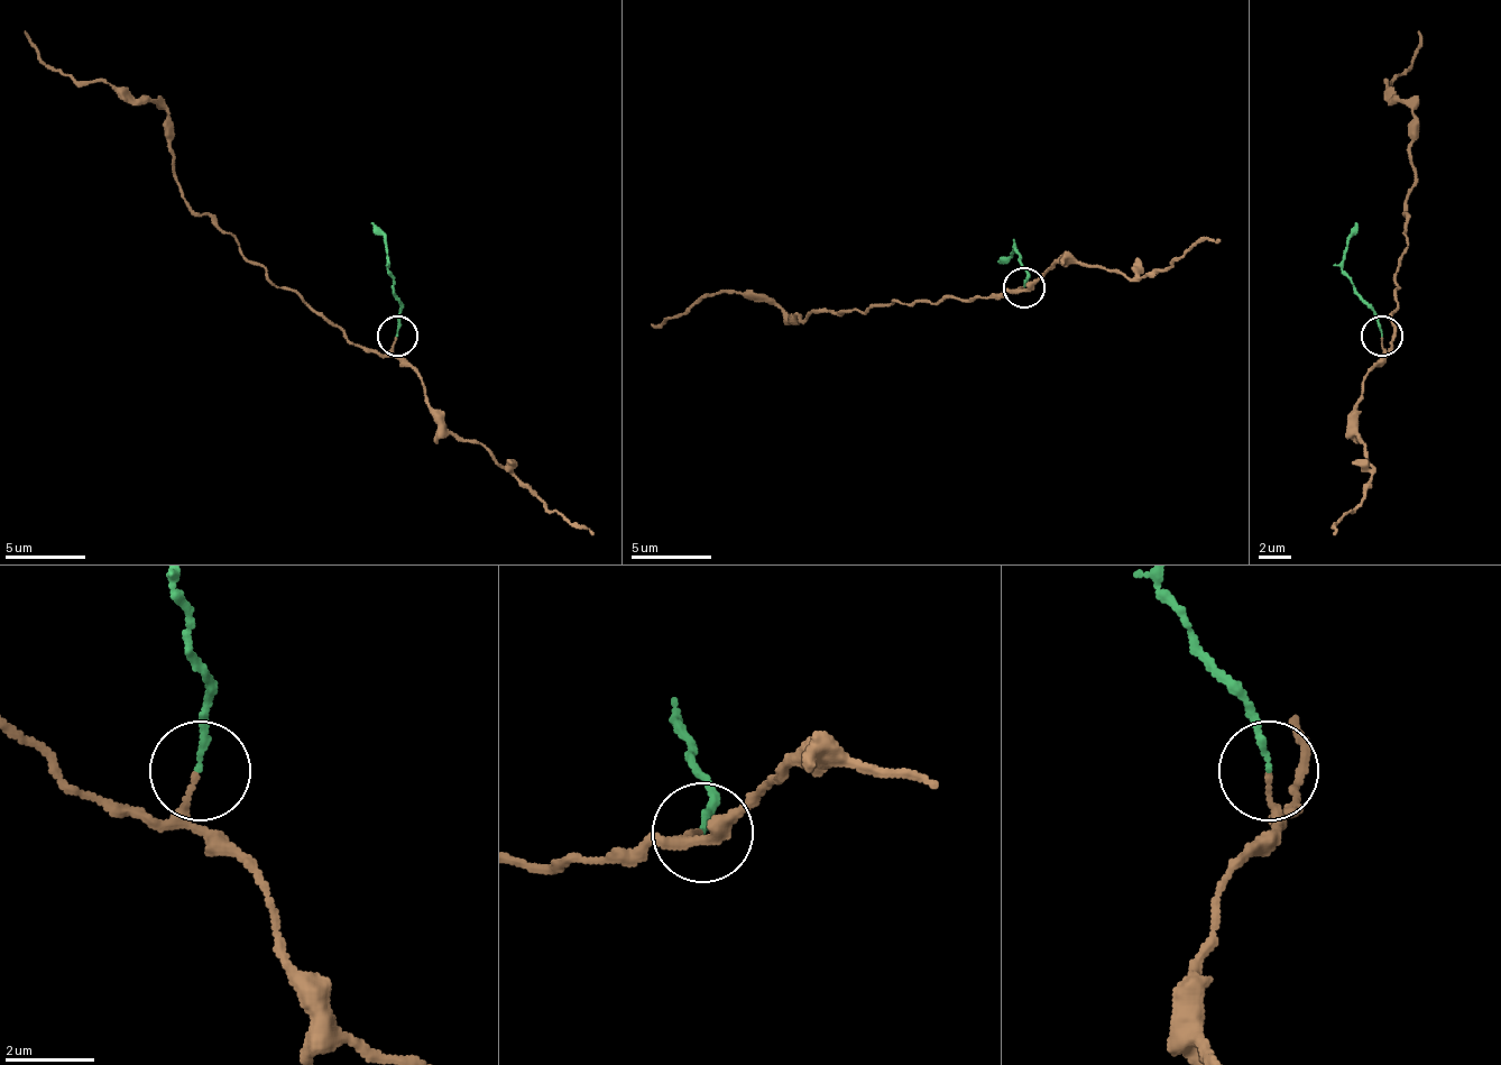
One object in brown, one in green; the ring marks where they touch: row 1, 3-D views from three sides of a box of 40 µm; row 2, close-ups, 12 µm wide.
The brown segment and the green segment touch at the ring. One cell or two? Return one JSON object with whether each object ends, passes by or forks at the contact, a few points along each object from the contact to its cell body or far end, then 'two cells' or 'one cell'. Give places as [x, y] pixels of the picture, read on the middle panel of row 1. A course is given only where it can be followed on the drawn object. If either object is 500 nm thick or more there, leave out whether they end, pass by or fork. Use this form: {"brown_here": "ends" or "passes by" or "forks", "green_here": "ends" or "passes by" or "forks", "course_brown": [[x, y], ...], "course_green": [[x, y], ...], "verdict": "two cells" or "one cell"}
{"brown_here": "ends", "green_here": "ends", "course_brown": [[1024, 288], [903, 304], [891, 301], [867, 313], [810, 313], [802, 321], [742, 293], [705, 293], [652, 324]], "course_green": [[1024, 288], [1024, 272], [1013, 248], [1013, 251], [996, 260]], "verdict": "two cells"}

